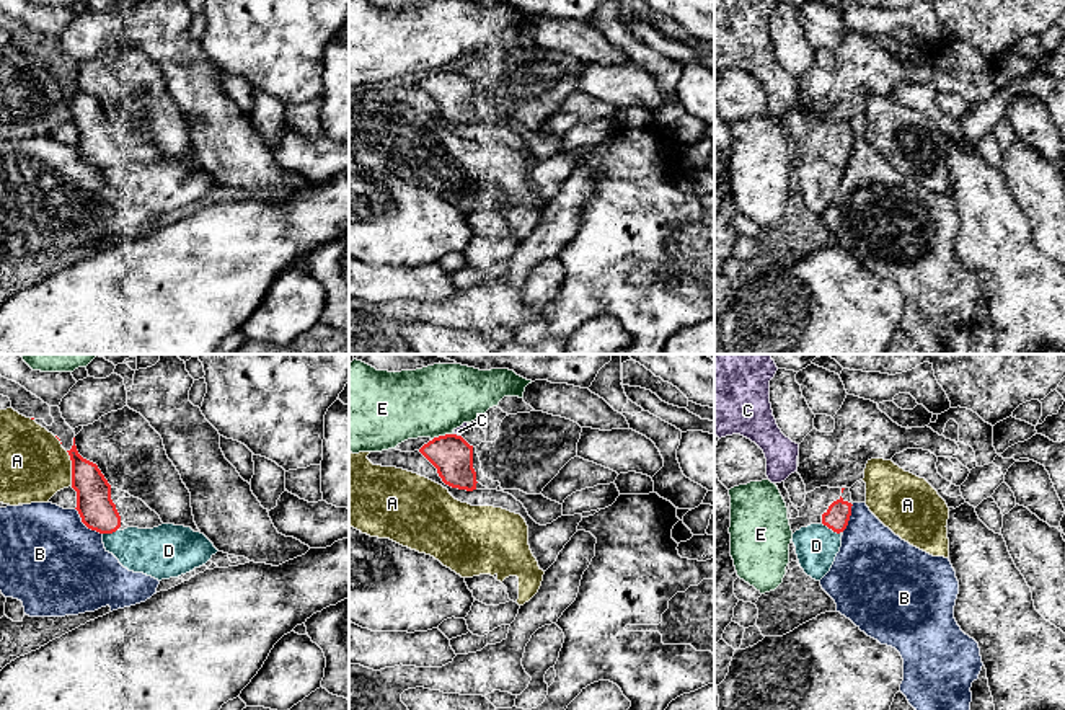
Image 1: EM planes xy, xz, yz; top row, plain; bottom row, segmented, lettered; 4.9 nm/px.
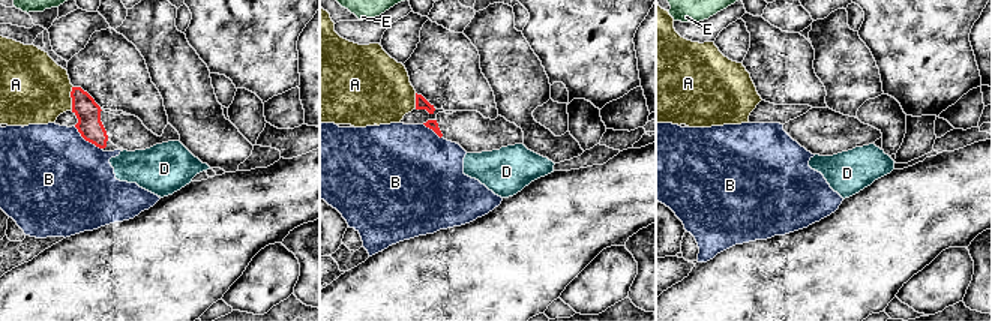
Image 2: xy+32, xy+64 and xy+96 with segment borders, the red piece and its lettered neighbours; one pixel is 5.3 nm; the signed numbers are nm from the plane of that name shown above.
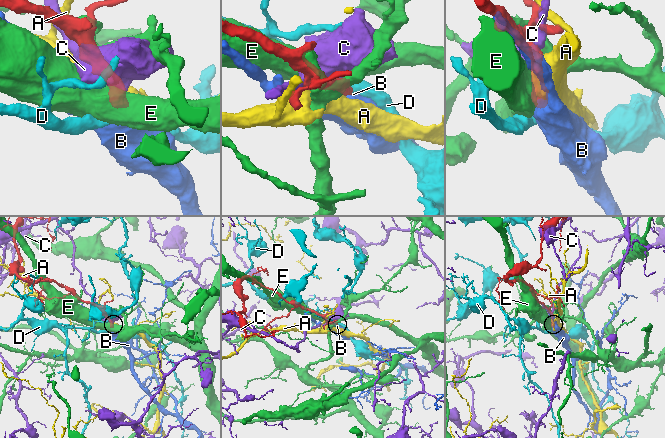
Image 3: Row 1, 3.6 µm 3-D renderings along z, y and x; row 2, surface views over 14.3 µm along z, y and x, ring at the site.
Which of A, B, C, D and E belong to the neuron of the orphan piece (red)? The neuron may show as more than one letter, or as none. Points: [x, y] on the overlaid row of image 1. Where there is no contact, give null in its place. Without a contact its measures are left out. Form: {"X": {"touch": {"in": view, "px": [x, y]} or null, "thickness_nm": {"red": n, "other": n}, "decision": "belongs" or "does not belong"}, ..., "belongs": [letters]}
{"A": {"touch": {"in": "xy", "px": [72, 469]}, "thickness_nm": {"red": 180, "other": 340}, "decision": "does not belong"}, "B": {"touch": {"in": "xy", "px": [85, 524]}, "thickness_nm": {"red": 180, "other": 500}, "decision": "does not belong"}, "C": {"touch": {"in": "xz", "px": [455, 434]}, "thickness_nm": {"red": 200, "other": 50}, "decision": "does not belong"}, "D": {"touch": {"in": "yz", "px": [830, 528]}, "thickness_nm": {"red": 120, "other": 200}, "decision": "does not belong"}, "E": {"touch": {"in": "xz", "px": [442, 436]}, "thickness_nm": {"red": 200, "other": 340}, "decision": "does not belong"}, "belongs": []}

